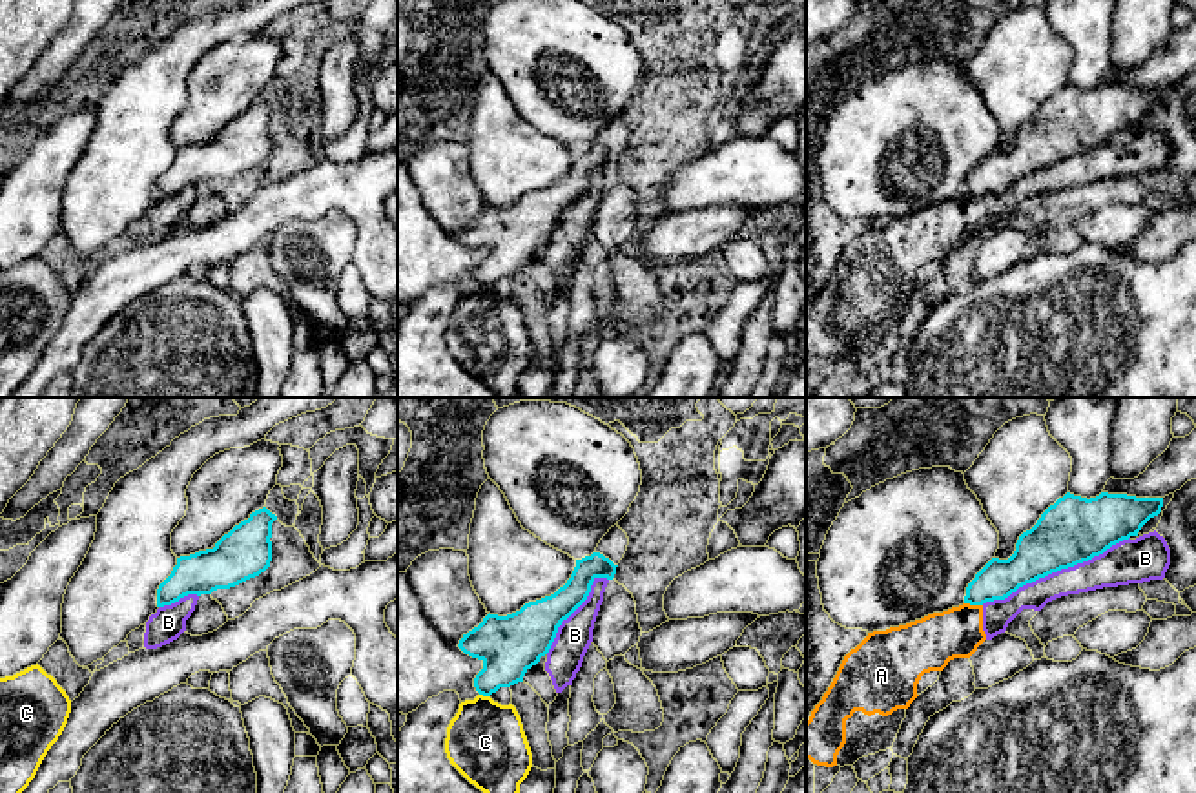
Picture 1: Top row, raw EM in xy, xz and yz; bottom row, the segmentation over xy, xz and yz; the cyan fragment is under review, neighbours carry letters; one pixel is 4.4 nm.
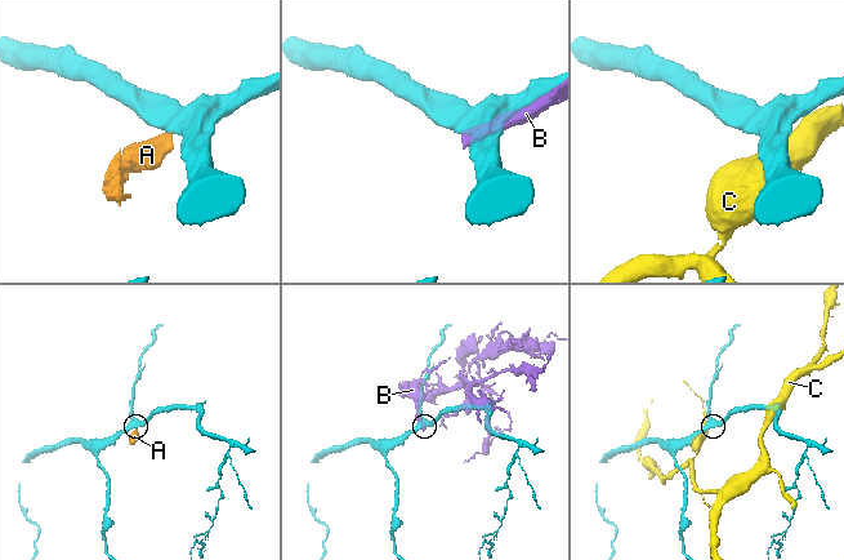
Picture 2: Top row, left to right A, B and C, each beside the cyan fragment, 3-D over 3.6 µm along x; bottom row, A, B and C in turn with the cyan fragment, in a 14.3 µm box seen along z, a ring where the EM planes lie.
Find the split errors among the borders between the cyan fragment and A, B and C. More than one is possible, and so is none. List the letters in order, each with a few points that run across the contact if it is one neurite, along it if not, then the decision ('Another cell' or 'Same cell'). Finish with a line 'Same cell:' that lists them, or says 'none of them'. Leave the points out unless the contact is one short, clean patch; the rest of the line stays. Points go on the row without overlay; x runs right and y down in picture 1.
A: Line: yz (965, 194), (981, 197). Another cell
B: Another cell
C: Another cell
Same cell: none of them

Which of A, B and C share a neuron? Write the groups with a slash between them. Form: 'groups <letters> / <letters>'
groups A B / C

